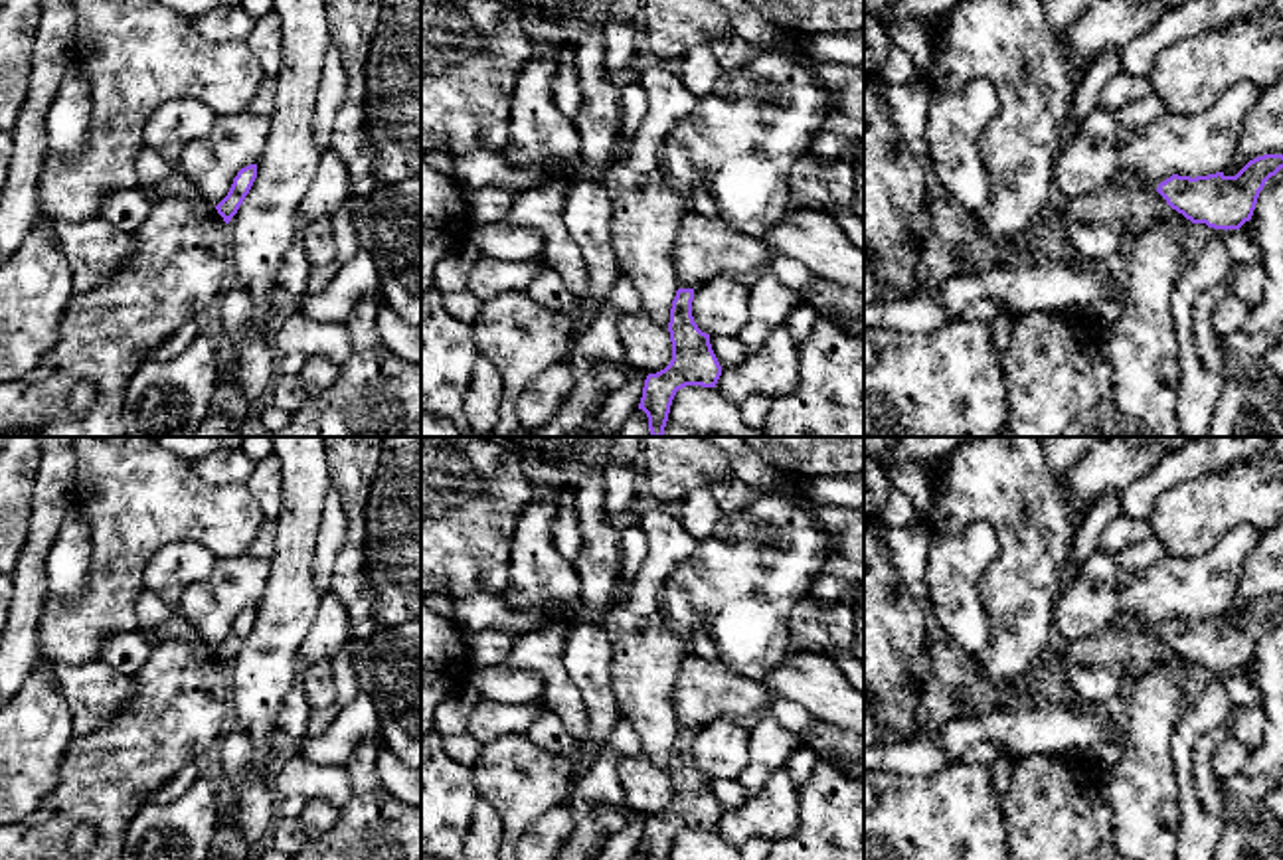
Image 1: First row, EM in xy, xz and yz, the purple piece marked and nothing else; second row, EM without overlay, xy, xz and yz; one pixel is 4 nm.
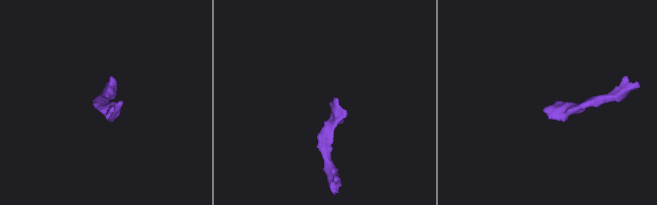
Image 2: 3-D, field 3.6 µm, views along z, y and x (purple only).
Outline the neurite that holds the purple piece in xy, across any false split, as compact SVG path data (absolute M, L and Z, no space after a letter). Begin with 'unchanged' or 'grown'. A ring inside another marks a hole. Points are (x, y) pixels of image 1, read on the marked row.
unchanged | M257 164L241 168L233 178L227 196L215 206L217 214L223 217L225 223L229 223L231 217L237 214L255 178L257 178Z

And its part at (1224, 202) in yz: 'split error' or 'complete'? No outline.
split error

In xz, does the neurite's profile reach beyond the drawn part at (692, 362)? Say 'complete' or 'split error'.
split error

